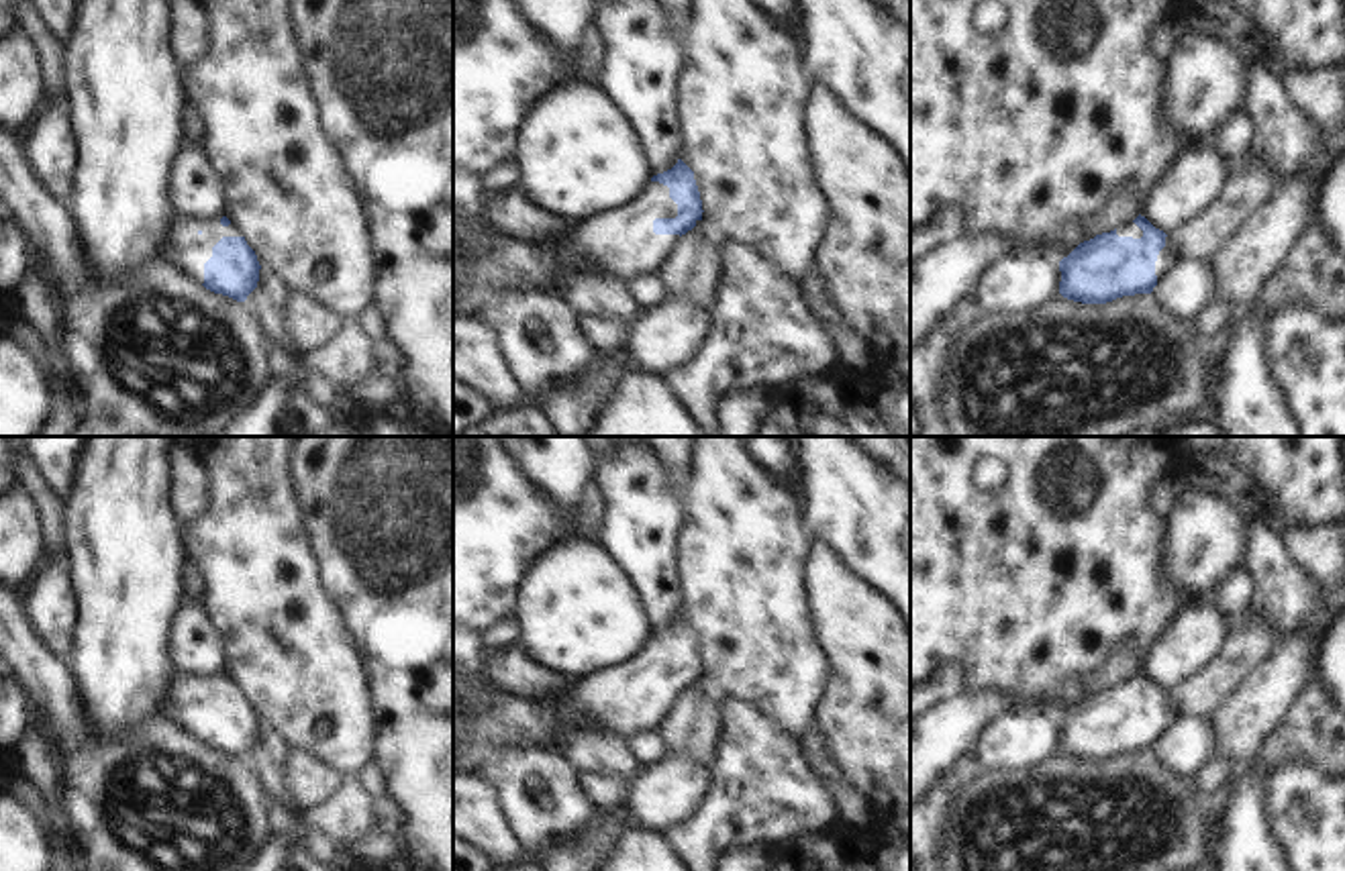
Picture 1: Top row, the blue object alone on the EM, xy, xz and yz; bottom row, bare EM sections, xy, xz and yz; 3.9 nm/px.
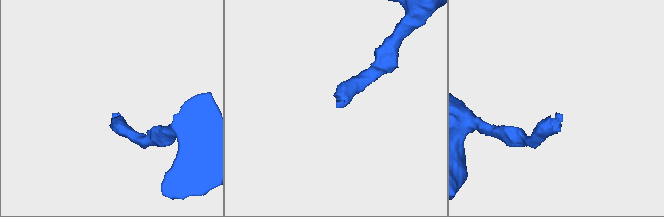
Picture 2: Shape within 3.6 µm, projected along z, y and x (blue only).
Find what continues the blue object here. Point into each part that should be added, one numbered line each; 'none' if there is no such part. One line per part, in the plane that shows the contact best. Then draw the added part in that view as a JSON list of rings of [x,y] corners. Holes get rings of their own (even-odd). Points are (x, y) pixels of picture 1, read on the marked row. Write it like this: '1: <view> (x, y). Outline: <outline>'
1: xz (621, 241). Outline: [[[649,186],[618,210],[574,222],[549,239],[516,239],[492,224],[453,216],[453,298],[480,284],[557,292],[569,273],[608,271],[625,281],[655,273],[680,235],[655,235],[655,218],[676,218],[669,188]]]

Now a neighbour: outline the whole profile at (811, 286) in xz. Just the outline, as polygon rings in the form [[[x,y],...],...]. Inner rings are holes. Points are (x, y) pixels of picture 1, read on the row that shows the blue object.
[[[810,269],[798,281],[798,288],[810,310],[814,310],[818,314],[827,314],[835,322],[841,322],[837,310],[833,308],[831,300],[827,298],[825,281],[816,269]]]

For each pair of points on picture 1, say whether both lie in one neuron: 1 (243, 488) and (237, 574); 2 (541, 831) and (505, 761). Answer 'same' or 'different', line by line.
1: same
2: same

